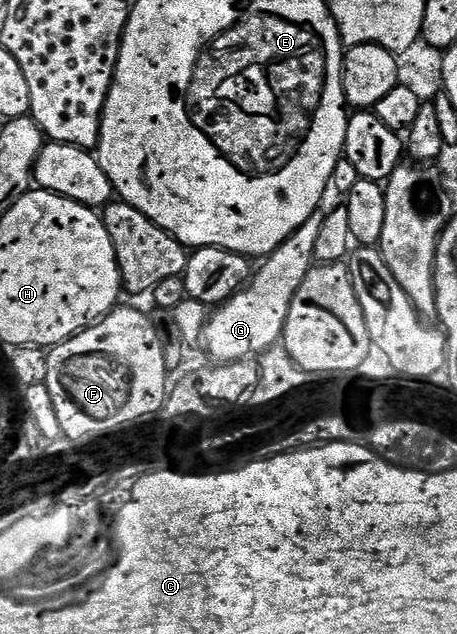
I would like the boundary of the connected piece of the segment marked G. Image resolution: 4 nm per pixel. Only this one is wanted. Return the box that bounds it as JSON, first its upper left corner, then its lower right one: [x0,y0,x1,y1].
[202,214,323,364]

